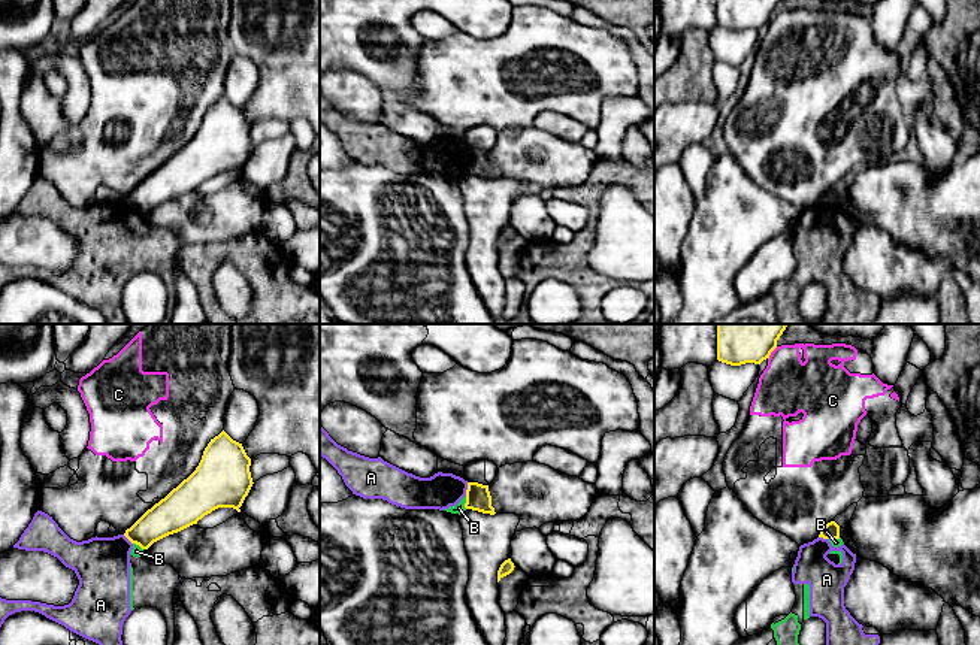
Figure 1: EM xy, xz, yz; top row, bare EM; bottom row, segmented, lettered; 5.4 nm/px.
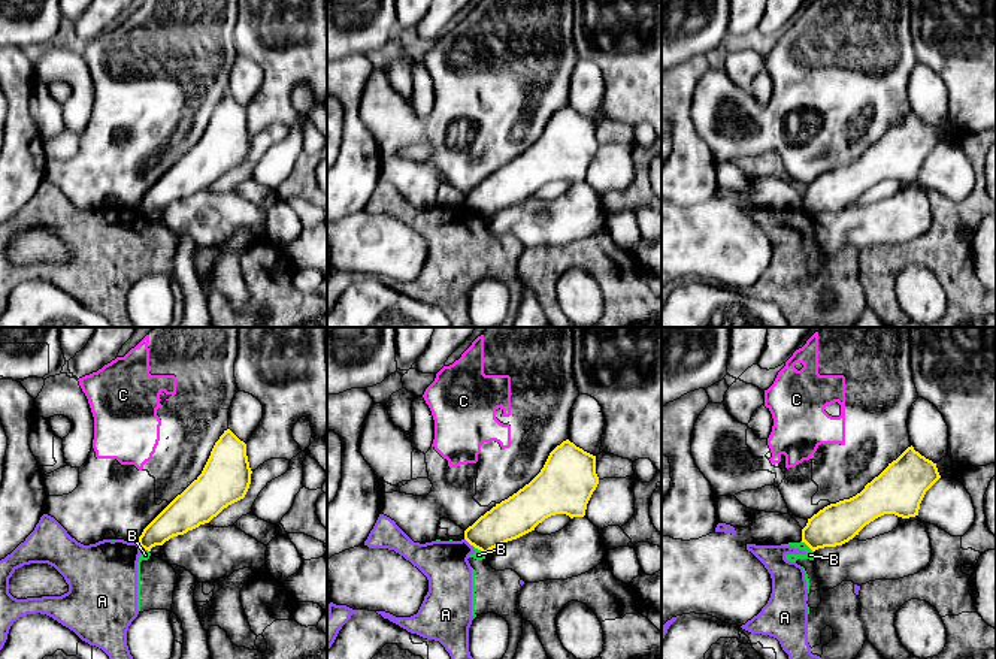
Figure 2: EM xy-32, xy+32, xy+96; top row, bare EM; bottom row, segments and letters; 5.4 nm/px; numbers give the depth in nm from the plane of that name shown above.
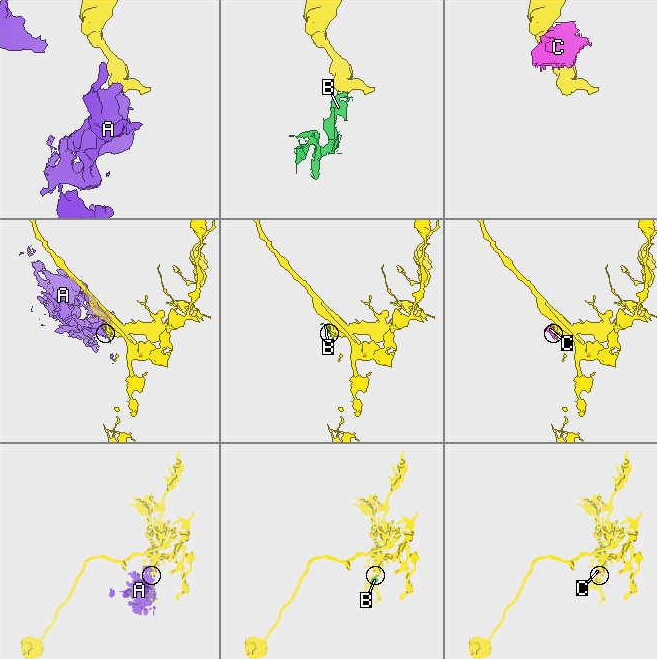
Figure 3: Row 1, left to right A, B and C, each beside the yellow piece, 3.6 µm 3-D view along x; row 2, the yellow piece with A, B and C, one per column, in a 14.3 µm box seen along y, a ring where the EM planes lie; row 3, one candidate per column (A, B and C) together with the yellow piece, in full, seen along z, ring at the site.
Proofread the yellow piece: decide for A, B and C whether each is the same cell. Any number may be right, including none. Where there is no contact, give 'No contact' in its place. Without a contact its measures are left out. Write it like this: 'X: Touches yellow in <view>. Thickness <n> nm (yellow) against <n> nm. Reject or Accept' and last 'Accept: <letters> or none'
A: Touches yellow in xz. Thickness 130 nm (yellow) against 190 nm. Reject
B: Touches yellow in xz. Thickness 130 nm (yellow) against 60 nm. Reject
C: Touches yellow in yz. Thickness 170 nm (yellow) against 300 nm. Reject
Accept: none

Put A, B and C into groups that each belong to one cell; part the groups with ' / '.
A B / C

